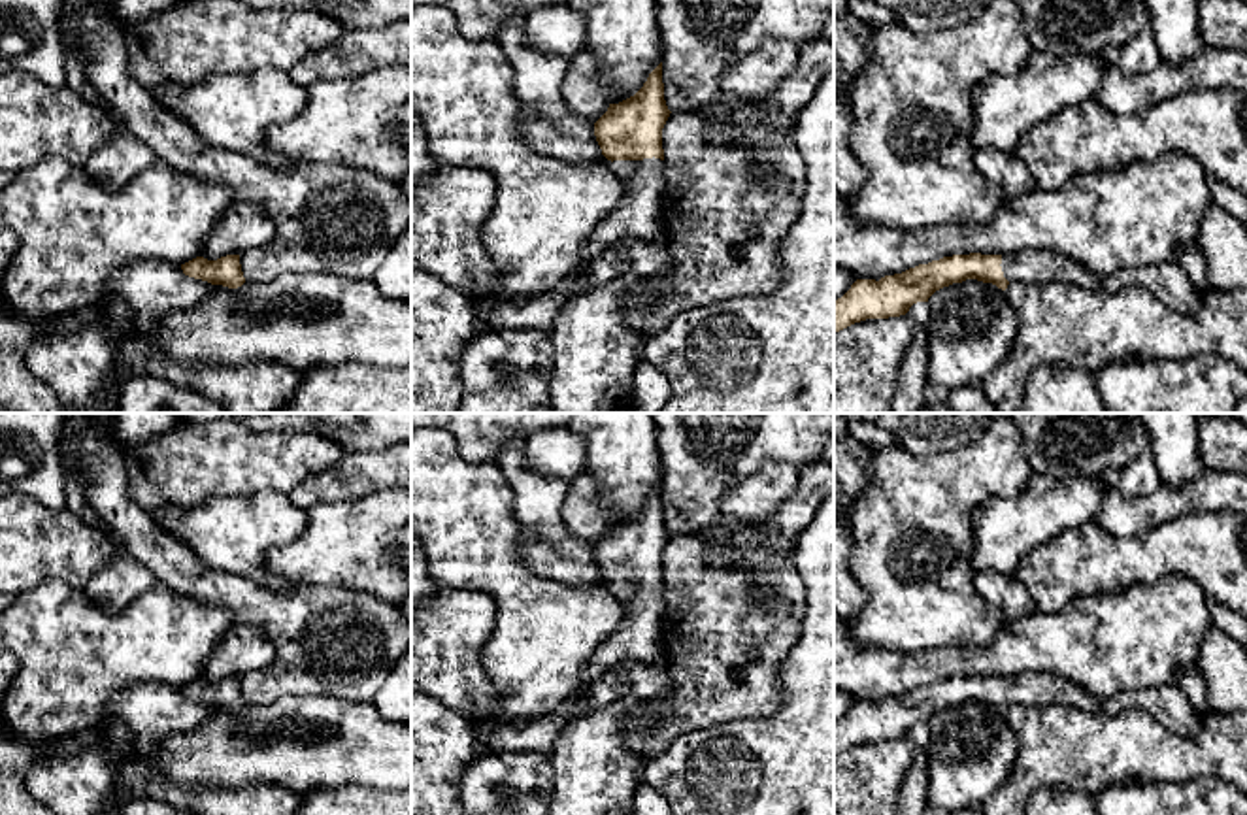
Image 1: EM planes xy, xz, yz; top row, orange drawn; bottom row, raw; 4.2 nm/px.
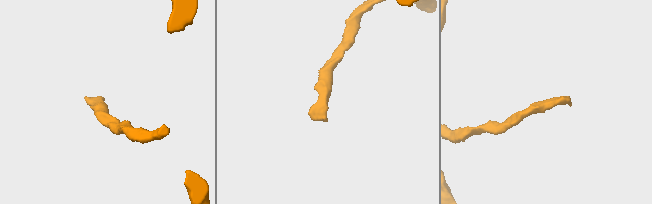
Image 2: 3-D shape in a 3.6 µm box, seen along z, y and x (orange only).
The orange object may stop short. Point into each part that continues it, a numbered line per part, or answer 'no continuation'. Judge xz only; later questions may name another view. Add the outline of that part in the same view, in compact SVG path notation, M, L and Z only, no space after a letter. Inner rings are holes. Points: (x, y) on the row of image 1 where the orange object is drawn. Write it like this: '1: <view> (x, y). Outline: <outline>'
1: xz (638, 214). Outline: M655 157L613 160L611 166L623 183L623 198L617 204L617 211L606 217L583 241L579 266L553 291L500 302L490 311L487 324L475 324L475 332L528 328L549 332L566 300L577 292L583 275L589 277L590 287L596 287L619 277L626 270L626 262L615 251L617 243L626 238L653 240L664 232L664 160Z

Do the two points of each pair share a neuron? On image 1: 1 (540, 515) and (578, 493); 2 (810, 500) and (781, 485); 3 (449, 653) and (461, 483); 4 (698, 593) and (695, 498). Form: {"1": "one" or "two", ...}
{"1": "two", "2": "two", "3": "two", "4": "two"}

